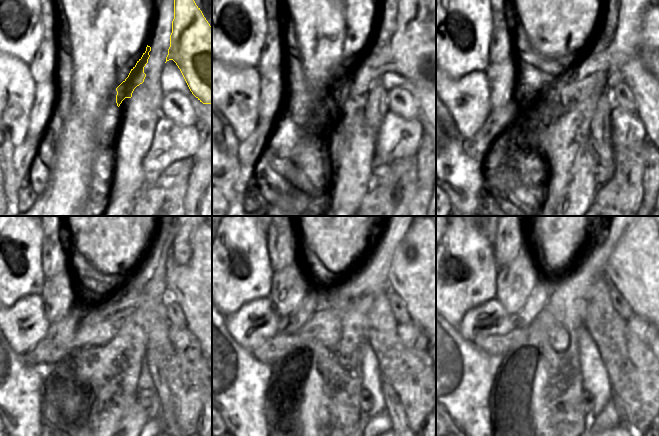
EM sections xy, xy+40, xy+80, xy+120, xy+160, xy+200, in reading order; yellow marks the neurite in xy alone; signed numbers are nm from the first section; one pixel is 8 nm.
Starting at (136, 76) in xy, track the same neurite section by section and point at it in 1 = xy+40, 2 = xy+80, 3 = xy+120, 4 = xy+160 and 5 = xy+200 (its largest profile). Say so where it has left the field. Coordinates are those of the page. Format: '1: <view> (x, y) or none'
1: xy+40 (411, 52)
2: xy+80 (546, 104)
3: xy+120 (99, 328)
4: xy+160 (326, 327)
5: xy+200 (493, 345)

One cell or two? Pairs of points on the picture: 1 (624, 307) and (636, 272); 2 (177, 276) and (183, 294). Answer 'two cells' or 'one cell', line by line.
1: two cells
2: one cell

